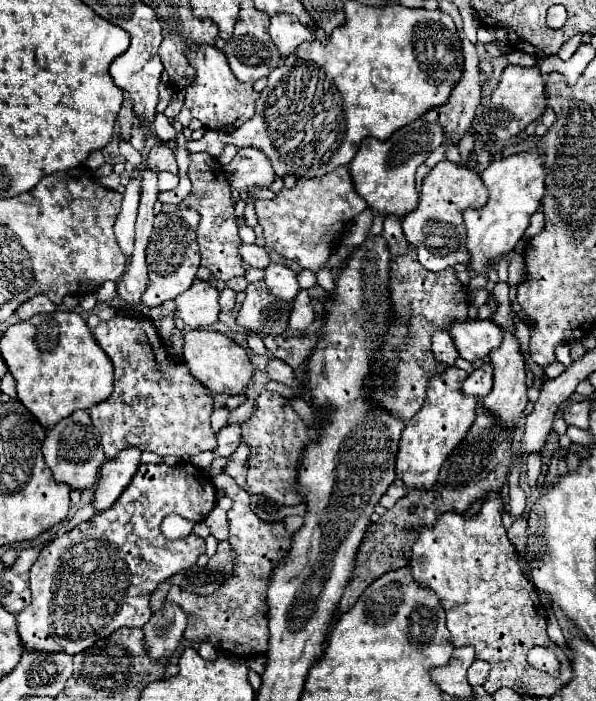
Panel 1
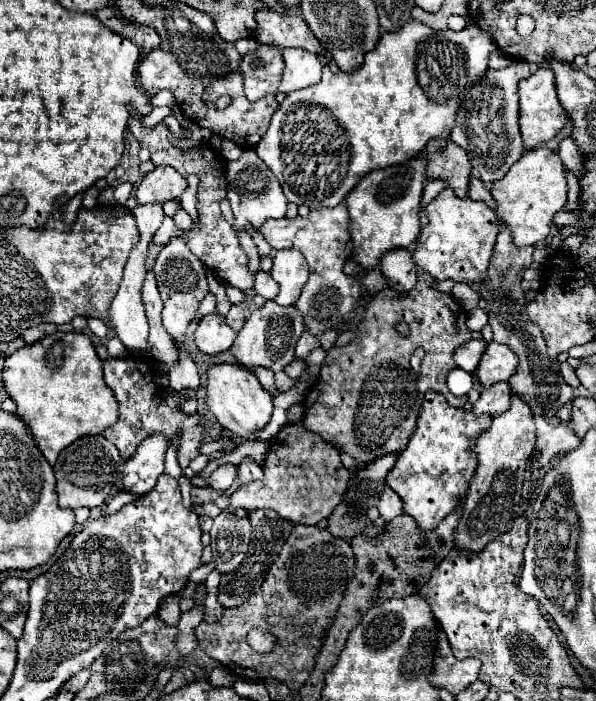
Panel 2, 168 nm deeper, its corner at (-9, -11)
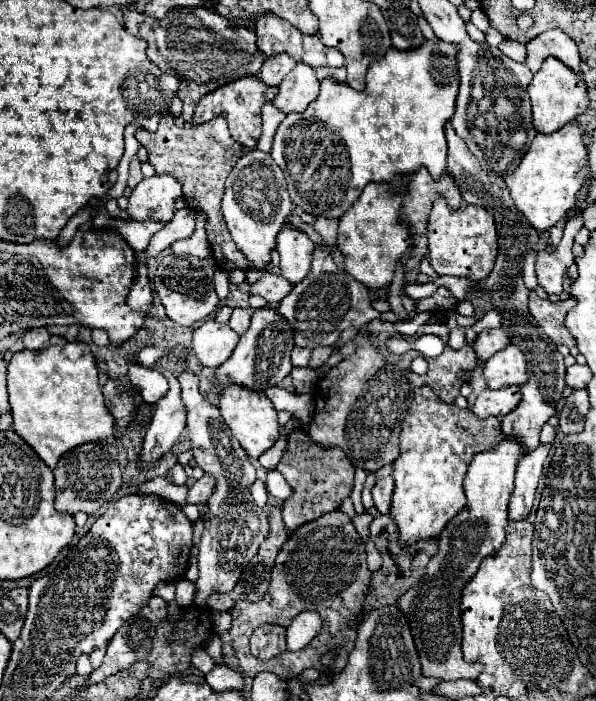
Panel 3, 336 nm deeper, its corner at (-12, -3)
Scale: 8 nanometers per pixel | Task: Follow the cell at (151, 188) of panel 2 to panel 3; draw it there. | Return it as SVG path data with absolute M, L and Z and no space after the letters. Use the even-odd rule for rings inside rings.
M154 175L142 179L130 195L128 213L136 221L170 223L174 217L174 203L182 195L182 185L170 175Z

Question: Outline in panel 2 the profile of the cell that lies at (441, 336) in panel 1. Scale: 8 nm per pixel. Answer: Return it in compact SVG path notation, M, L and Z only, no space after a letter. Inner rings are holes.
M471 339L469 343L463 343L461 347L457 347L457 351L453 353L455 365L467 373L473 373L477 369L477 363L485 351L485 341L475 341Z

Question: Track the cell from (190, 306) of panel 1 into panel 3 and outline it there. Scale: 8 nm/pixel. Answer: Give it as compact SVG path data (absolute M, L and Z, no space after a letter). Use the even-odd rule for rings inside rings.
M204 321L194 331L192 349L204 367L216 369L232 355L238 339L240 337L226 323Z

